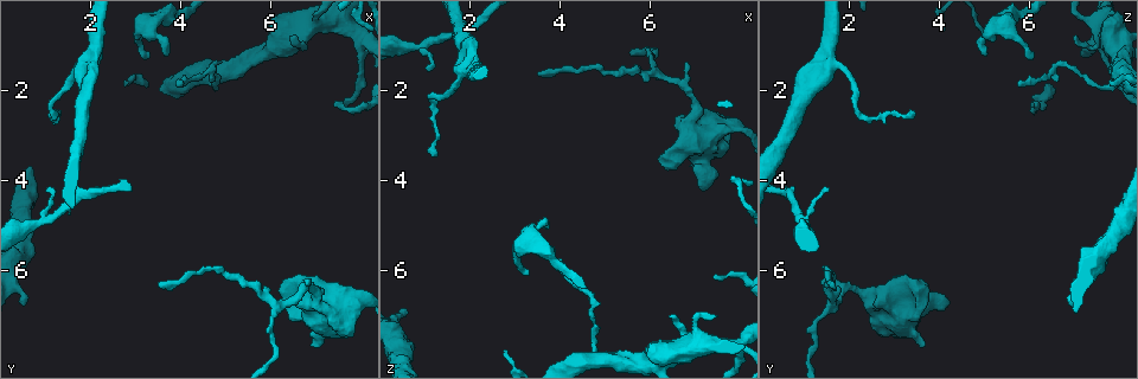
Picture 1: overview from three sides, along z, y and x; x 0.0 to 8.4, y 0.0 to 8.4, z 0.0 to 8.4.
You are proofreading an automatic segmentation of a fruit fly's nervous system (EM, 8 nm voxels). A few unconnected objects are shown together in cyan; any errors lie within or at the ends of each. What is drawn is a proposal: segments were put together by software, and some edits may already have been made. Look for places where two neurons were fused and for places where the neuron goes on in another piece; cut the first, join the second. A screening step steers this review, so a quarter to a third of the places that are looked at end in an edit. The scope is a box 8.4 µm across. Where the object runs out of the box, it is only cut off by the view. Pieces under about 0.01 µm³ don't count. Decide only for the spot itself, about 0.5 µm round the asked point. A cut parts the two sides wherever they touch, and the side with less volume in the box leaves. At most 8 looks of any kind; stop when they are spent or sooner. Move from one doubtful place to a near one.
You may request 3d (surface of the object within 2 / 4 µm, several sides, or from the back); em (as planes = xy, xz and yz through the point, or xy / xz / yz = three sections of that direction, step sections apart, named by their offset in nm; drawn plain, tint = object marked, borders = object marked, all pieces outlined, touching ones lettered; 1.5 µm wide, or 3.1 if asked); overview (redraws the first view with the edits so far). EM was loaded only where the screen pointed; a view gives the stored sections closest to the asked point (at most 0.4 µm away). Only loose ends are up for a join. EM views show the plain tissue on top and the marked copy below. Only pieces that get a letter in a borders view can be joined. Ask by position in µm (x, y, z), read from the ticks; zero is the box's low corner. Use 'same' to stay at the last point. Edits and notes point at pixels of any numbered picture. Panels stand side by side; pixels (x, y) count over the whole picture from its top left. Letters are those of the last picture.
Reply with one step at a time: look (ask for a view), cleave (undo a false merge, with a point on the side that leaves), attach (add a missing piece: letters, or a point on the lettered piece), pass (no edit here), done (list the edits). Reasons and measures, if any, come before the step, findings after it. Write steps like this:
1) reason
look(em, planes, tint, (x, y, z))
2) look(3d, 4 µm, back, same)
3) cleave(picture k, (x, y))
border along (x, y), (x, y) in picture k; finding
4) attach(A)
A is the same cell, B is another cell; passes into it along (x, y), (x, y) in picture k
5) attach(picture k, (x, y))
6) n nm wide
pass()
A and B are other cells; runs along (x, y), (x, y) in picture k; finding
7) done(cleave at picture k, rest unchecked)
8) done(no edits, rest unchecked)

end of a long branch
look(3d, 2 µm, (3.50, 6.30, 1.65))

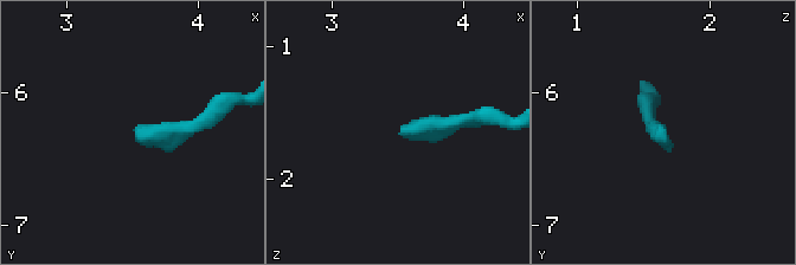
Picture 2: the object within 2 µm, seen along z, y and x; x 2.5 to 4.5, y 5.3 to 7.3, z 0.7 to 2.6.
now the EM
look(em, planes, borders, (3.54, 6.30, 1.66))

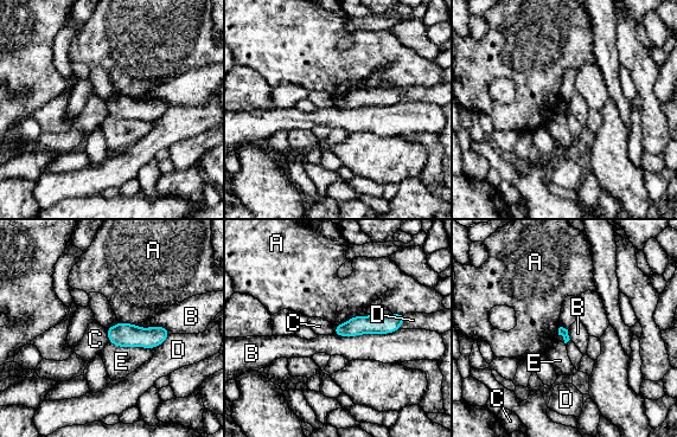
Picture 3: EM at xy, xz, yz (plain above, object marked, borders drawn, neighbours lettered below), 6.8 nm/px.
pass()
A, B, C, D and E are other cells; border along (400, 328), (388, 333), (333, 334) in picture 3; none of them fits

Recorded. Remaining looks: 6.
abrupt turn
look(3d, 4 µm, (1.20, 2.65, 2.30))

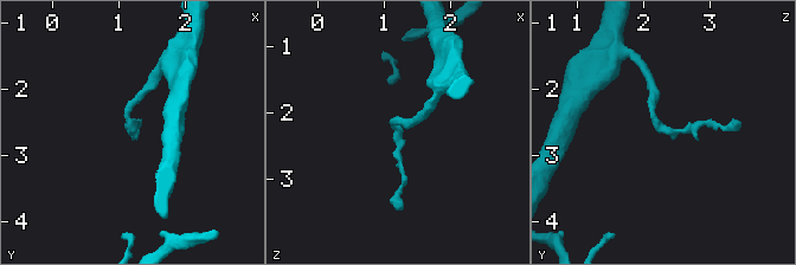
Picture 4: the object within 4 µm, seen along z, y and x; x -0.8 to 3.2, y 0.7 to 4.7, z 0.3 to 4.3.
look(em, planes, tint, (1.15, 2.60, 2.35))

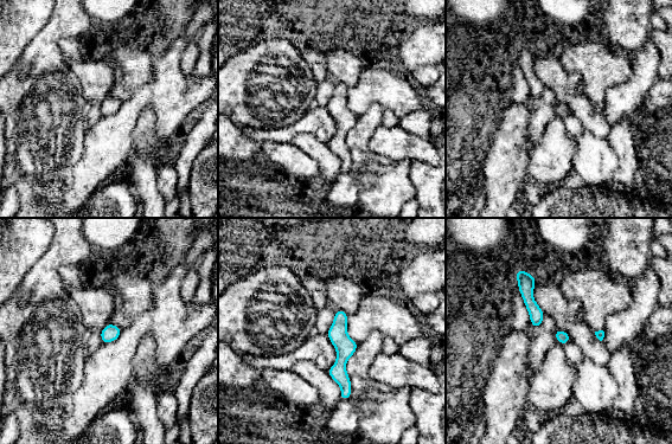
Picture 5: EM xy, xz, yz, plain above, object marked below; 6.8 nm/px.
look(em, planes, borders, same)

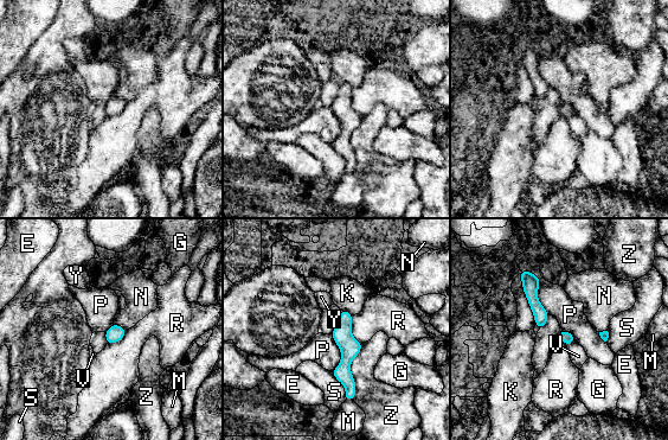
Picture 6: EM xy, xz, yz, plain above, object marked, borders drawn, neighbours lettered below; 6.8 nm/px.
pass()
E, G, K, M, N, P, R, S, V, Y and Z are other cells; border along (331, 335), (340, 351), (332, 371) in picture 6; continuous, no second neuron

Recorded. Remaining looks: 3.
an open end
look(em, planes, borders, (6.85, 7.65, 3.70))

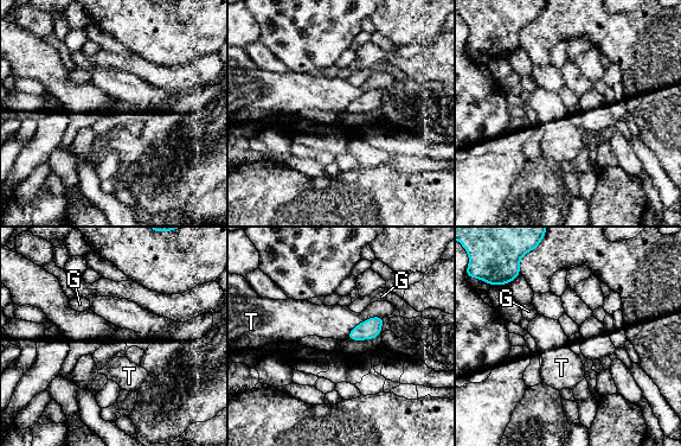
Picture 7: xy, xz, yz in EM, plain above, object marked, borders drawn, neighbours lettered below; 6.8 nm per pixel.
pass()
G and T are other cells; border along (383, 316), (361, 320), (346, 338) in picture 7; no lettered piece goes on from it

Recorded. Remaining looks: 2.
done(no edits, rest unchecked)

